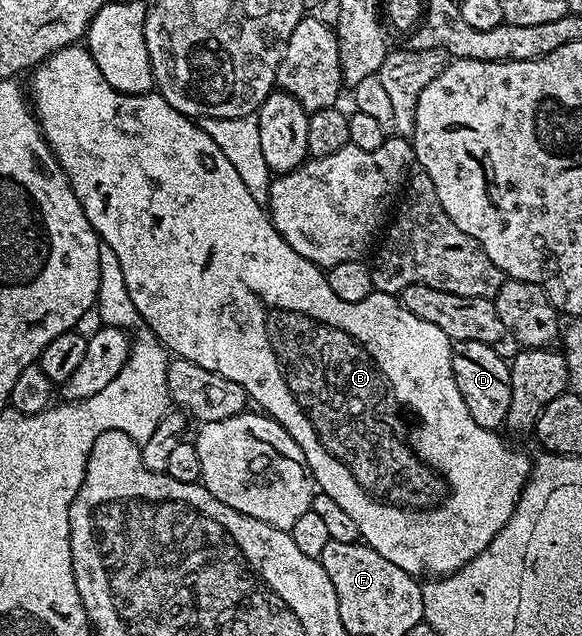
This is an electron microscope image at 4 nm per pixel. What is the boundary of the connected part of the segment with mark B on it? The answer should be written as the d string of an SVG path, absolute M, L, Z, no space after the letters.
M82 44L66 45L64 49L59 49L55 53L49 54L46 61L42 62L30 74L30 77L31 89L29 85L29 101L33 106L33 112L39 123L39 132L43 134L43 138L47 141L47 146L53 151L55 158L58 159L59 166L62 167L63 173L69 179L69 183L73 187L73 191L77 195L77 199L81 203L81 207L85 211L89 223L95 228L95 234L99 236L100 242L113 247L113 255L117 255L117 263L121 263L121 275L125 275L125 291L129 291L129 299L133 299L133 307L137 307L137 311L143 317L143 321L147 324L148 329L163 344L168 354L189 359L189 363L197 363L197 367L205 367L205 371L213 371L225 379L233 379L233 383L240 385L247 392L248 398L254 404L256 401L260 405L256 406L266 416L273 418L295 440L297 447L301 447L301 451L307 460L307 468L310 469L316 486L322 492L327 493L329 499L333 499L333 503L337 503L337 507L341 507L341 511L345 511L345 515L349 515L349 519L353 519L353 523L357 523L360 538L366 544L370 545L371 548L375 549L377 555L385 555L385 559L389 559L389 563L397 563L397 567L401 567L401 571L412 575L431 573L427 575L438 579L446 577L449 573L456 573L462 565L469 563L481 551L485 551L485 547L503 530L505 523L509 523L513 511L519 506L519 497L525 488L525 465L523 469L522 455L514 453L499 438L500 434L496 430L477 427L477 423L473 423L473 415L469 415L469 407L465 407L465 399L461 399L461 391L457 391L457 383L455 382L453 367L451 366L451 346L453 342L450 337L445 335L445 331L441 331L441 327L433 327L433 323L425 323L425 319L417 319L417 315L413 315L413 311L409 311L404 305L399 304L398 300L389 293L376 293L372 291L370 295L357 303L349 303L345 299L337 299L337 295L333 295L333 287L329 287L326 272L320 266L314 265L309 259L297 255L297 251L293 251L293 247L289 247L289 243L285 243L283 236L275 230L275 225L271 222L268 210L260 202L253 199L249 187L245 187L245 183L241 183L241 175L237 175L237 171L233 168L233 163L229 163L229 159L225 159L225 155L221 155L221 147L217 147L217 143L213 143L213 139L209 139L209 135L205 135L205 131L201 131L198 123L183 113L178 113L158 91L141 94L123 94L121 91L115 90L105 81L105 76L98 70L97 63L94 62L94 59Z

